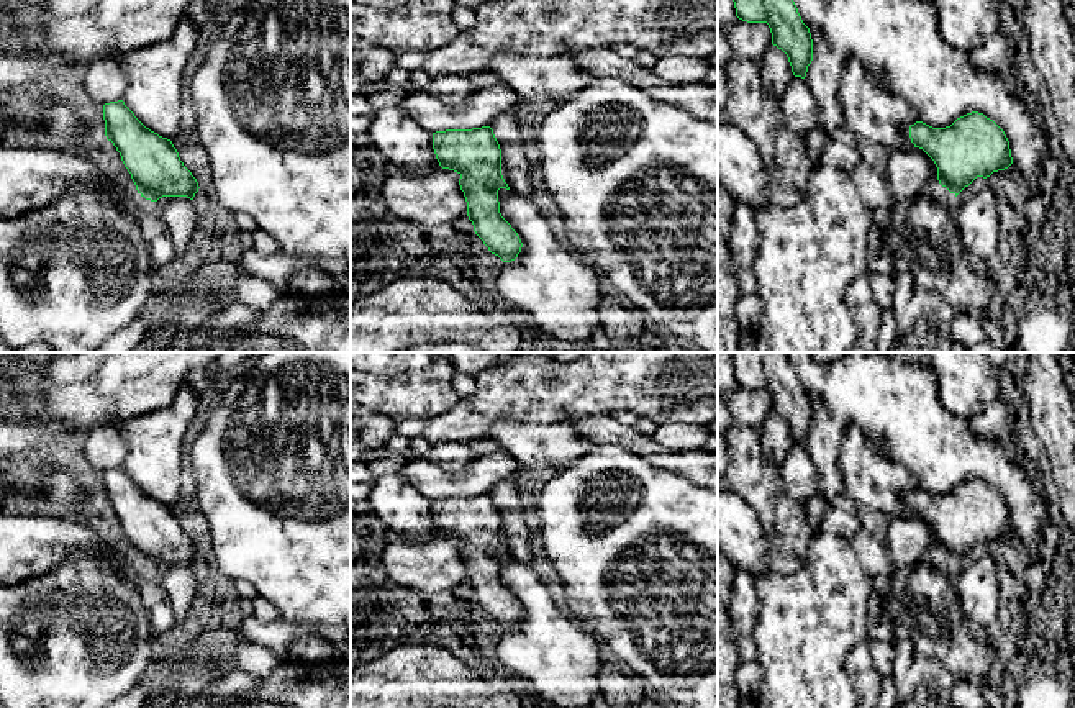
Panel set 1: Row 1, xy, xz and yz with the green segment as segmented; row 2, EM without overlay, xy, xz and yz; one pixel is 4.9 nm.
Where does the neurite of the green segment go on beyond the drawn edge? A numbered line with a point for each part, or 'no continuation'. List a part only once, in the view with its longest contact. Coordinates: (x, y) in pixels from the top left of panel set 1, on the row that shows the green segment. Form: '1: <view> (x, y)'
1: yz (897, 40)

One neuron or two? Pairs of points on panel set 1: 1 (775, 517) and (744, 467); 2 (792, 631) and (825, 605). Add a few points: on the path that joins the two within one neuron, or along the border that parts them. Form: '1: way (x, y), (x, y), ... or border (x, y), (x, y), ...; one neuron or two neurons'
1: way (772, 505), (754, 479); one neuron
2: way (800, 630), (816, 613); one neuron

